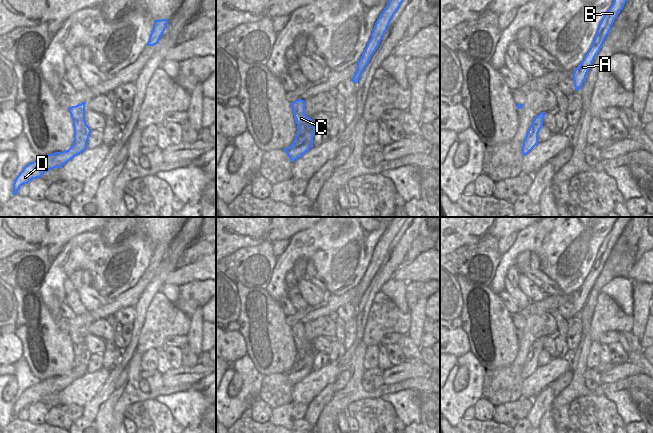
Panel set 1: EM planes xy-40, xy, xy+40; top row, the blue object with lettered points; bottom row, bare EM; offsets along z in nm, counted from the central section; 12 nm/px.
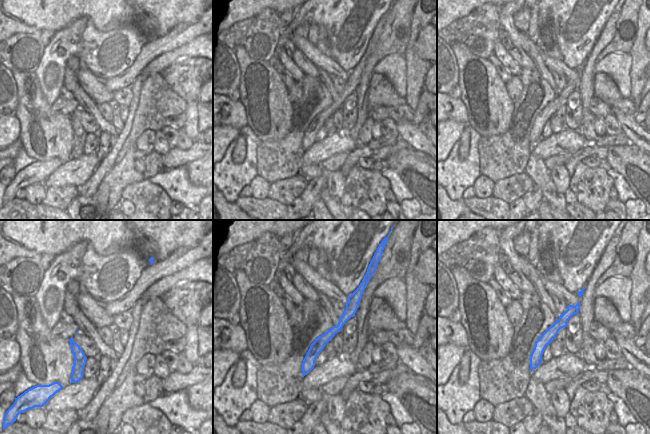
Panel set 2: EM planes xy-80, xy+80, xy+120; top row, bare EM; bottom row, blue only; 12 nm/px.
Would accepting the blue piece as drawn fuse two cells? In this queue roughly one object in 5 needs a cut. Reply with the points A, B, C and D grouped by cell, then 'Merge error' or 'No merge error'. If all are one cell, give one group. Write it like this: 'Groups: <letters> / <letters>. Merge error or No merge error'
Groups: A B D / C. Merge error.

